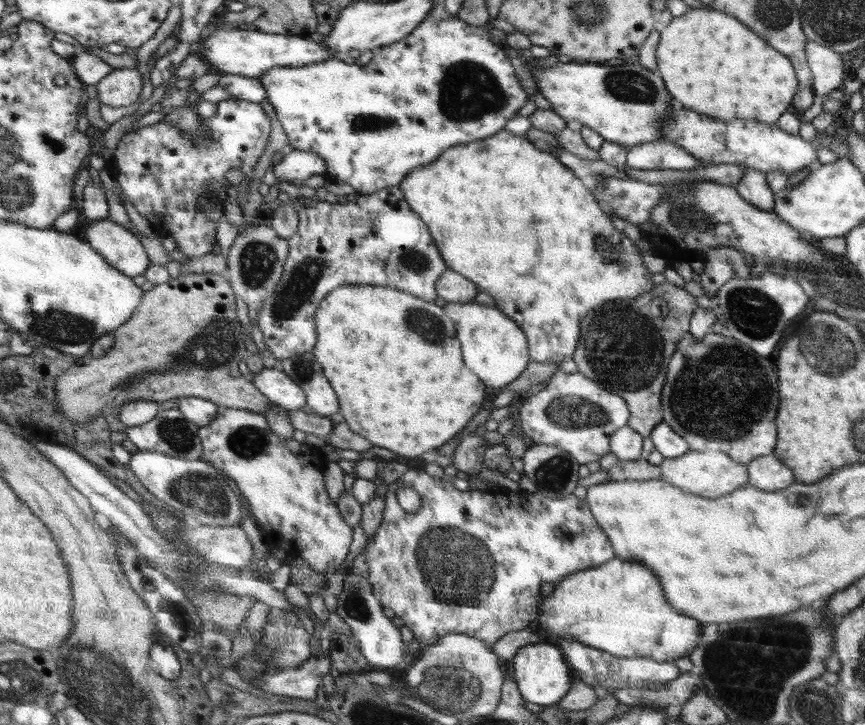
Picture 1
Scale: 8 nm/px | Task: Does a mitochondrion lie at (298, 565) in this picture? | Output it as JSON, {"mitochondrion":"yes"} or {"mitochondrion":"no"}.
{"mitochondrion":"no"}

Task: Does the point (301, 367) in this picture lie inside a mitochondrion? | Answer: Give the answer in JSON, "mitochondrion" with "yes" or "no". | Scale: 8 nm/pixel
{"mitochondrion":"yes"}

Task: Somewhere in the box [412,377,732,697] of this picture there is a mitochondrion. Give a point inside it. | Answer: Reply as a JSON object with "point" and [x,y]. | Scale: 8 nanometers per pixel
{"point":[458,568]}

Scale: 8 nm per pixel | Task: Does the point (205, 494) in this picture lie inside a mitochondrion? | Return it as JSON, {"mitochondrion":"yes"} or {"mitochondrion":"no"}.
{"mitochondrion":"yes"}

